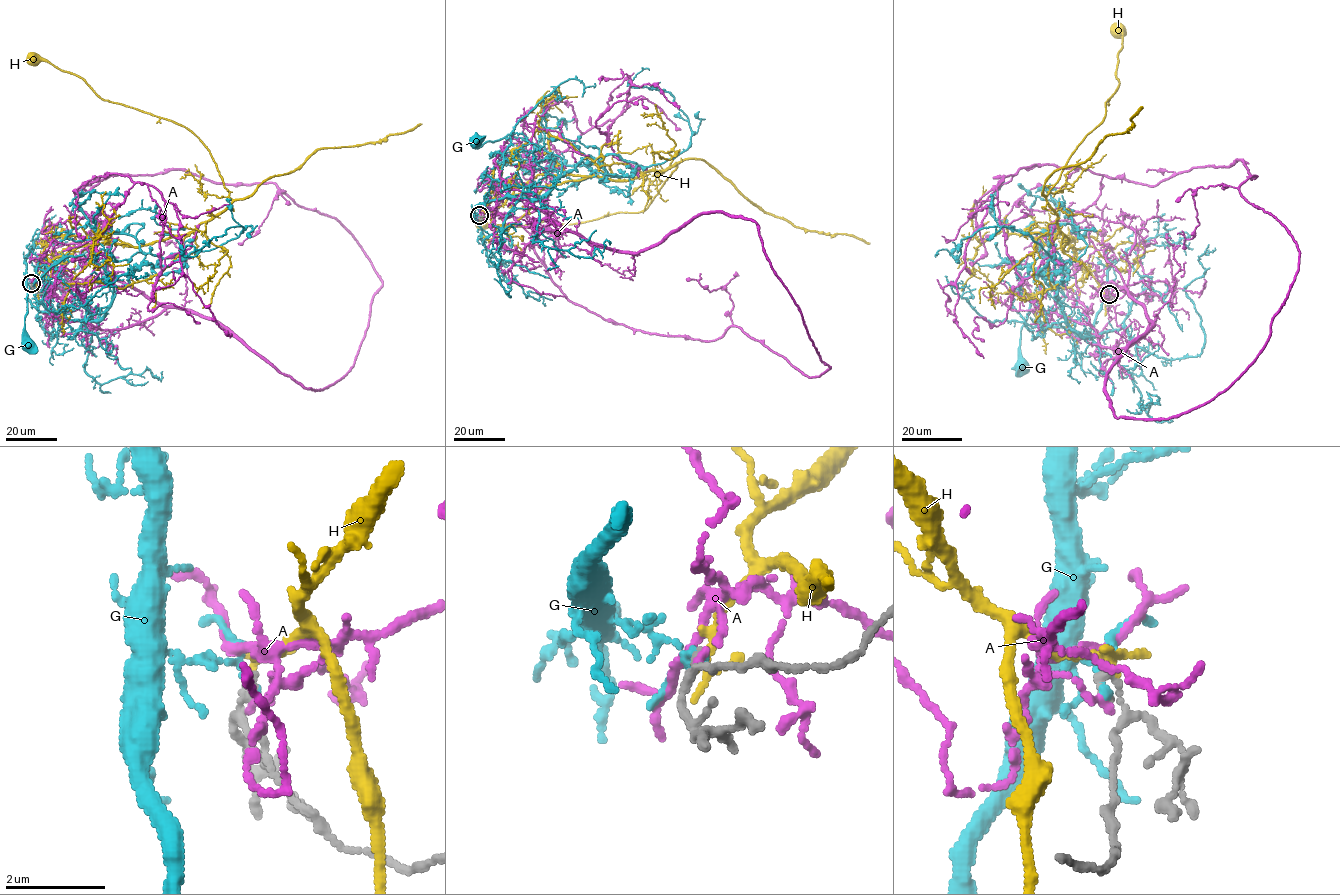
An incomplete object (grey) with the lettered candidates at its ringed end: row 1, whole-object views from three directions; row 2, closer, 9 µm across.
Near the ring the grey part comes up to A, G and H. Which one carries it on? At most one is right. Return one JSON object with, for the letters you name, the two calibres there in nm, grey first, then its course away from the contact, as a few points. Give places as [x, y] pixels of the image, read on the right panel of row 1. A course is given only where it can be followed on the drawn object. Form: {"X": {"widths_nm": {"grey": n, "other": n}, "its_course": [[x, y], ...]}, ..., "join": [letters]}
{"join": []}

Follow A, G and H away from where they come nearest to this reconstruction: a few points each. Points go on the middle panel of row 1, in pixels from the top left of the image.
A: (479, 216), (639, 252), (750, 218), (820, 376), (553, 281), (555, 159), (648, 109)
G: (479, 216), (475, 207), (488, 201), (540, 199), (561, 165), (522, 138), (479, 147), (474, 139)
H: (479, 216), (503, 190), (593, 175), (632, 179), (680, 161), (640, 212), (581, 223), (495, 226), (479, 222)

